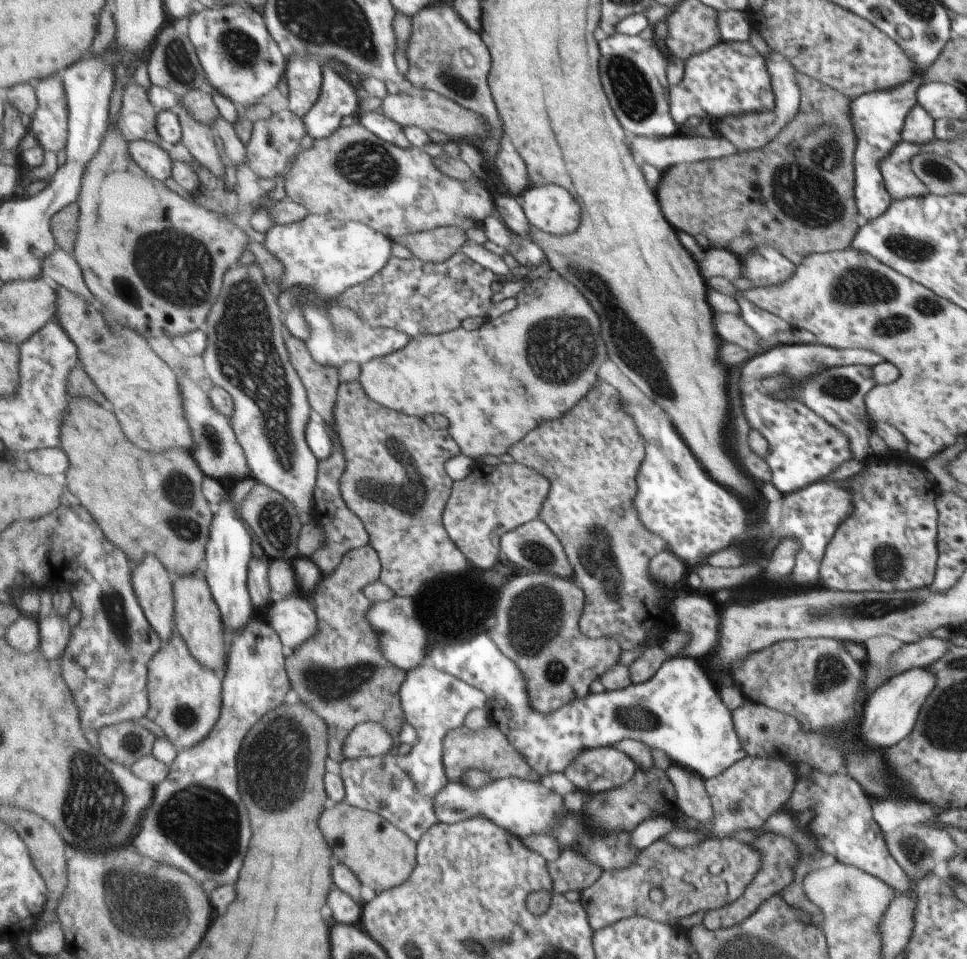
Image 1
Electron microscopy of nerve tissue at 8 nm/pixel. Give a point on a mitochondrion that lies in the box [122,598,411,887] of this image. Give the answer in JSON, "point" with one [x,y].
{"point":[203,823]}

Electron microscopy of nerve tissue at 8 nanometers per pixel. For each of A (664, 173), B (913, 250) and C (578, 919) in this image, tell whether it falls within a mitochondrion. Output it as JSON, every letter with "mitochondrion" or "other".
{"A":"other","B":"mitochondrion","C":"other"}

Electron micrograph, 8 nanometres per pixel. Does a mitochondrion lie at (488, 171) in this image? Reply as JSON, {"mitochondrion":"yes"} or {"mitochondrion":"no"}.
{"mitochondrion":"no"}

